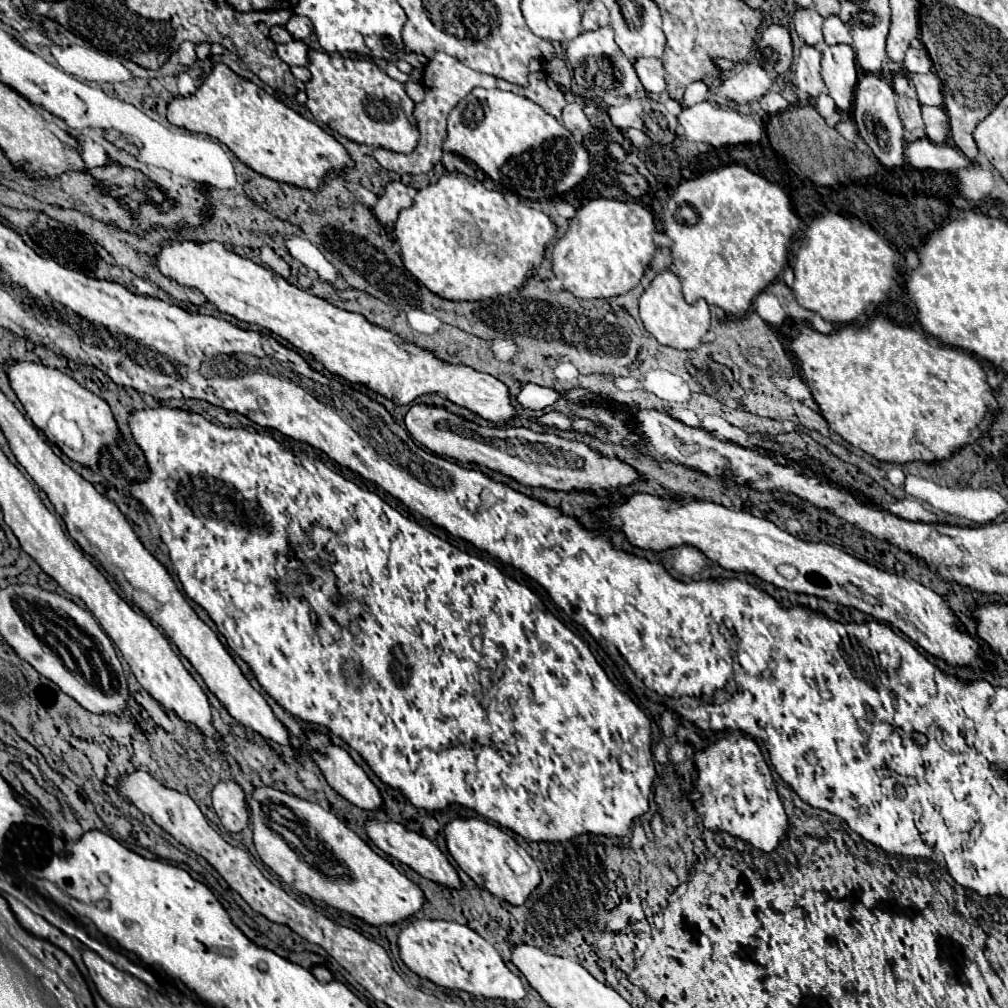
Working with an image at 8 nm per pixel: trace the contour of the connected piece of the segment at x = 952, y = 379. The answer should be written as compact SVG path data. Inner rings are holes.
M876 316L864 327L846 325L830 335L818 331L800 333L790 347L800 361L802 379L808 383L830 429L880 461L932 463L948 459L956 449L972 445L972 441L978 441L984 435L982 423L986 415L994 411L994 405L998 405L994 391L986 381L986 371L974 355L946 347L933 336L912 327L894 325L885 316Z

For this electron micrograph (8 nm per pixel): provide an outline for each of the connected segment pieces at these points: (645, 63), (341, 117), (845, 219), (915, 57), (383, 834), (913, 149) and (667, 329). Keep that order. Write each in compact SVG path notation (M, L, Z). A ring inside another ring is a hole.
M640 57L634 61L634 69L644 85L646 91L650 93L662 93L666 89L664 83L664 65L658 59L650 59L650 57Z
M308 51L308 69L312 73L312 79L306 83L306 107L314 115L318 123L328 125L332 131L338 131L340 135L356 141L366 143L370 147L384 147L396 153L412 153L418 145L418 129L412 115L414 101L406 95L404 85L390 79L382 69L378 69L374 63L362 59L342 57L342 55L328 55L324 51Z
M826 213L810 223L806 237L802 239L802 247L794 265L794 297L804 309L822 315L830 323L852 323L870 303L882 303L888 297L896 273L894 256L895 250L890 242L856 216Z
M910 47L906 51L906 57L904 57L904 67L910 73L928 73L928 71L932 71L932 61L928 57L928 51Z
M368 819L366 821L366 833L374 841L376 847L380 847L384 853L388 853L390 857L398 859L400 863L406 863L408 867L412 867L422 877L426 877L430 881L436 881L440 885L446 885L446 887L460 889L460 879L458 879L456 869L442 855L442 851L434 843L430 843L424 835L408 829L406 825L402 825L398 821L376 821L376 819Z
M926 137L914 143L908 143L904 149L906 161L916 169L934 169L934 171L956 171L970 167L970 159L964 157L958 149L948 147L946 143L932 143Z
M662 271L650 283L650 287L640 297L640 319L648 333L656 337L658 343L674 347L674 349L696 349L700 339L706 335L710 327L710 309L704 299L694 305L688 305L682 297L680 279L672 271Z

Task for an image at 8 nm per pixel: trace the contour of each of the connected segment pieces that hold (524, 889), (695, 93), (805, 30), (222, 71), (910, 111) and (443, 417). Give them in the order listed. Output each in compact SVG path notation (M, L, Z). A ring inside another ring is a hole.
M456 817L446 825L444 837L446 837L448 851L454 857L454 861L458 863L458 867L462 871L466 871L474 881L480 881L480 887L484 887L492 895L496 895L496 897L512 903L512 905L522 905L526 901L526 897L530 895L530 891L540 883L540 871L538 871L534 859L522 847L518 847L510 835L506 835L502 829L498 829L496 825L492 825L484 819ZM506 845L518 849L520 857L526 857L528 871L524 875L516 875L510 869L510 865L506 863L506 855L508 855Z
M696 81L696 83L692 83L692 85L688 87L688 91L684 93L684 97L682 97L680 105L682 105L682 107L690 107L690 105L696 105L696 103L704 101L704 99L708 97L708 93L710 93L708 85L706 85L706 83L702 83L702 81Z
M798 9L794 15L794 27L798 37L806 45L822 45L822 17L816 13L816 9Z
M216 63L210 77L194 95L170 101L168 121L192 133L218 139L246 167L278 183L318 191L330 173L352 169L352 157L348 157L344 145L330 133L304 119L252 81L238 77L224 63Z
M896 75L892 81L892 87L898 95L898 113L900 113L900 119L904 123L904 129L914 131L914 129L924 127L914 85L904 75Z
M410 405L408 413L404 415L404 423L410 437L428 451L456 459L458 463L476 463L492 471L500 471L530 487L594 491L598 495L606 495L638 479L638 473L630 465L618 459L606 459L600 453L588 449L584 443L562 439L552 433L534 433L526 427L478 425L436 405Z

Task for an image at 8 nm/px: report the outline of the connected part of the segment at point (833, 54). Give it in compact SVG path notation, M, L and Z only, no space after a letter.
M840 43L822 47L822 79L838 109L848 111L856 85L856 63L850 45Z

